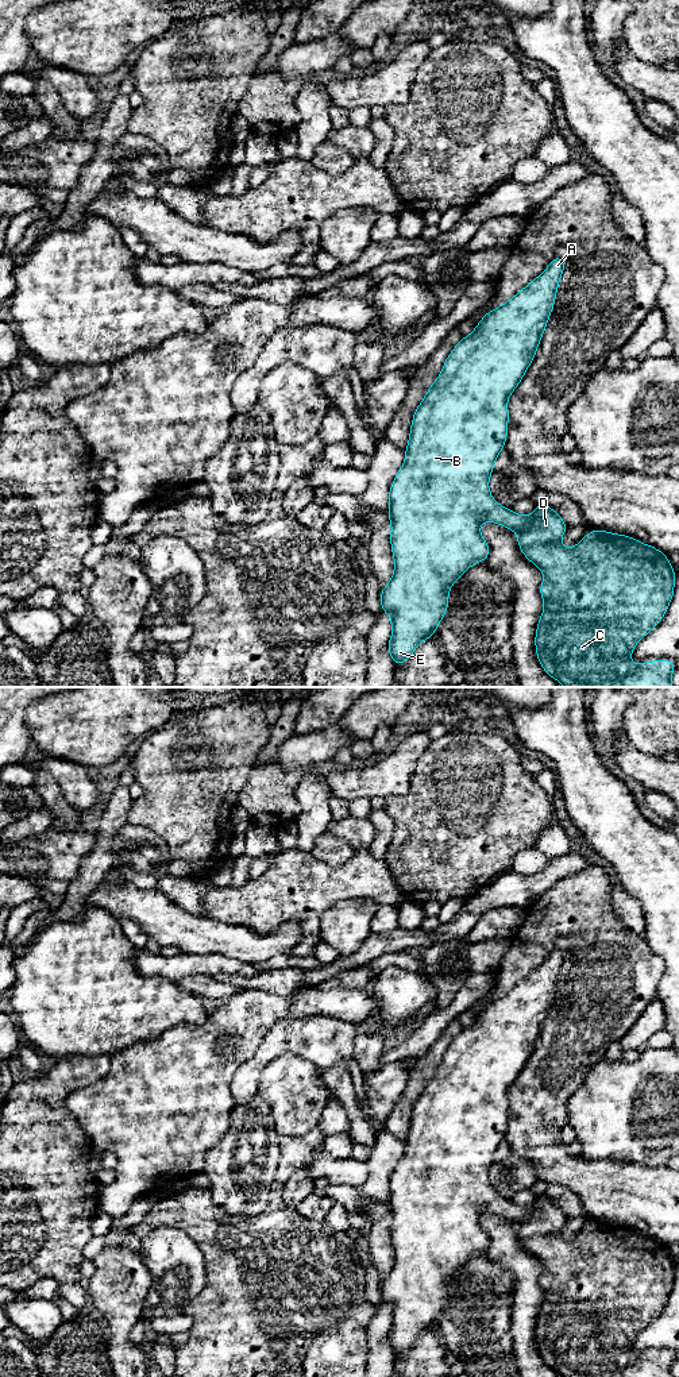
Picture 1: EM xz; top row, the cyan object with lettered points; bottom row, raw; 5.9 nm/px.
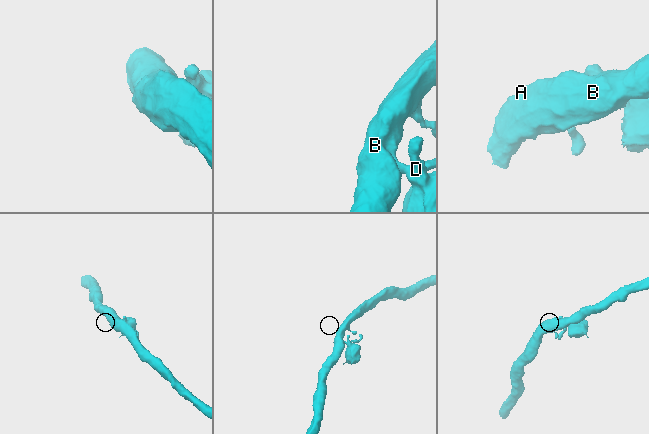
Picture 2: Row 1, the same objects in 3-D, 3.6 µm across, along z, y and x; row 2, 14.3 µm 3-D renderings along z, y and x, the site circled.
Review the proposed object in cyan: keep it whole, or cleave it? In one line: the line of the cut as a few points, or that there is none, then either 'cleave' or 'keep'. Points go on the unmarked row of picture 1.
cut in xz along (533, 1206), (533, 1214), (517, 1225); cleave

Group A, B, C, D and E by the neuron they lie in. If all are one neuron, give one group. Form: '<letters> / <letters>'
A B E / C D

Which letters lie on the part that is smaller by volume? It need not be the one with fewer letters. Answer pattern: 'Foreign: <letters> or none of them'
Foreign: C, D

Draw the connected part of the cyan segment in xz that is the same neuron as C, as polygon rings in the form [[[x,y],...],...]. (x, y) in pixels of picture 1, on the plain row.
[[[541,1193],[533,1203],[533,1216],[517,1224],[522,1246],[544,1265],[539,1280],[544,1300],[536,1319],[535,1338],[545,1365],[563,1377],[672,1377],[675,1353],[644,1351],[640,1357],[630,1353],[634,1336],[663,1311],[674,1288],[675,1260],[667,1245],[637,1233],[633,1227],[602,1220],[593,1220],[574,1239],[566,1239],[559,1234],[566,1222],[564,1211]]]

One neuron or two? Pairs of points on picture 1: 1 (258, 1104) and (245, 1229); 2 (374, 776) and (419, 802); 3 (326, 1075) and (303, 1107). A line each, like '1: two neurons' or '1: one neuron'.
1: two neurons
2: two neurons
3: two neurons

